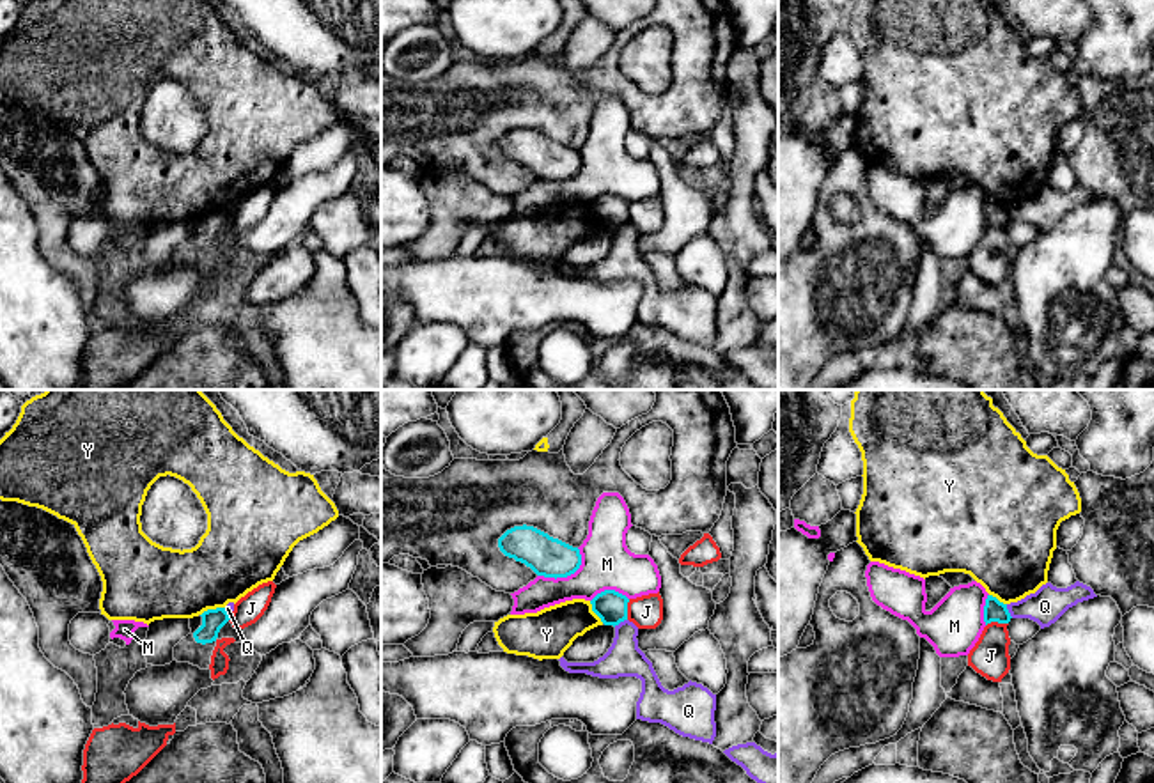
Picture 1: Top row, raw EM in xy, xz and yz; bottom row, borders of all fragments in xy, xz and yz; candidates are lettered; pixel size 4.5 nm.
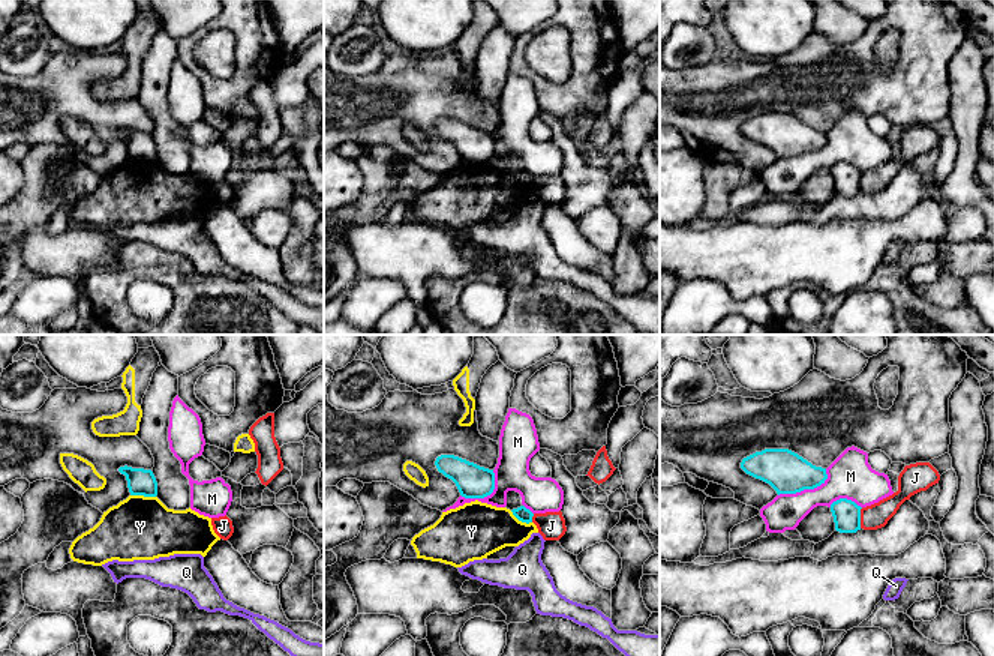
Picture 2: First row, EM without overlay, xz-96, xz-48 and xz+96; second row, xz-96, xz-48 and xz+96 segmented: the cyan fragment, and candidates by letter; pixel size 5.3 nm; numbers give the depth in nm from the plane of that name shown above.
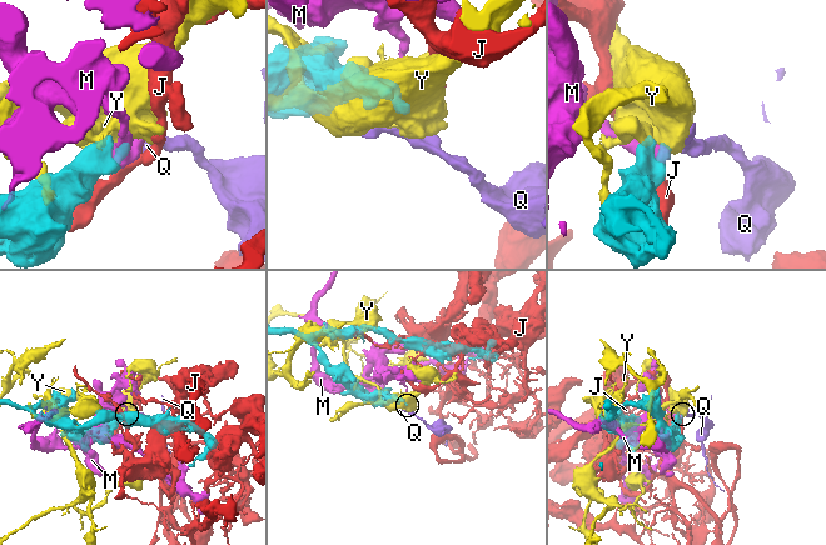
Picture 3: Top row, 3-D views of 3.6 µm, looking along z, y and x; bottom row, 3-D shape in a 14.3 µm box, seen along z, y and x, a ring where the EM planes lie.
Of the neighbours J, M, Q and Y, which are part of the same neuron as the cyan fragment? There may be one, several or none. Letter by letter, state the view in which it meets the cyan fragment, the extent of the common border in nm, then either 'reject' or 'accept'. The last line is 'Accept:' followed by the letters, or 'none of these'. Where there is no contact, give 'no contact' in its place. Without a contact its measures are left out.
J: meets cyan in yz; contact 110 nm long; reject
M: meets cyan in xz; contact 240 nm long; reject
Q: meets cyan in yz; contact 70 nm long; reject
Y: meets cyan in xy; contact 120 nm long; reject
Accept: none of these

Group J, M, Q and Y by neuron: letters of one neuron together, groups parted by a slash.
J / M / Q / Y

